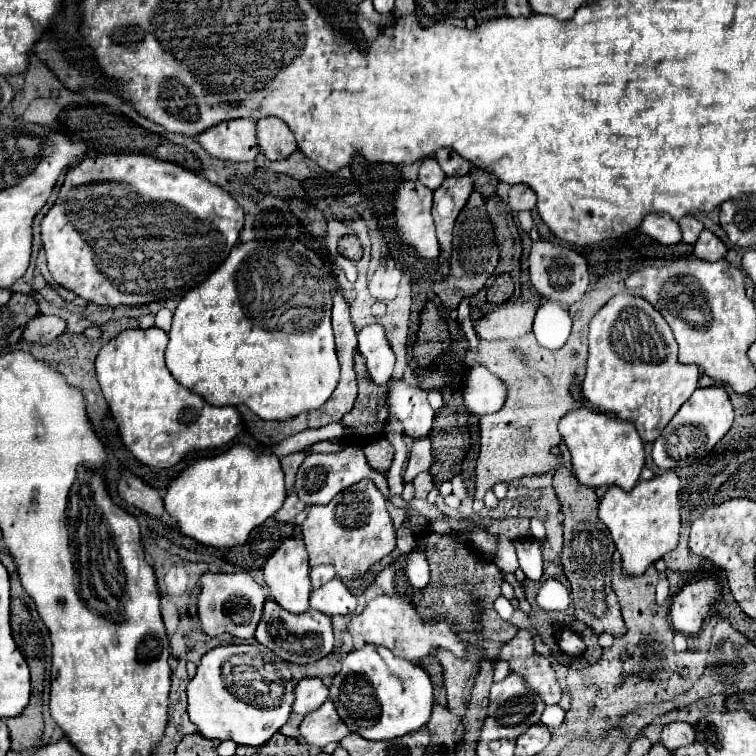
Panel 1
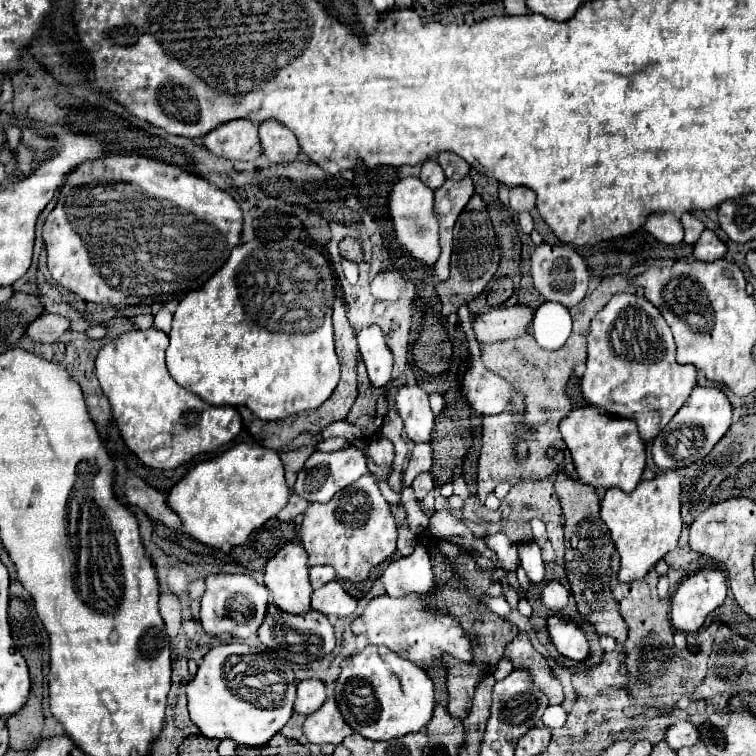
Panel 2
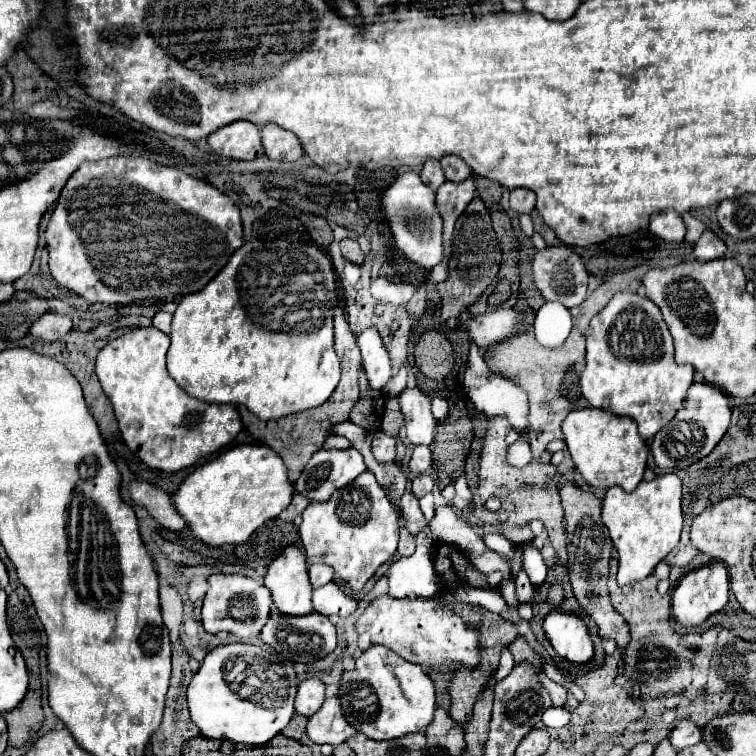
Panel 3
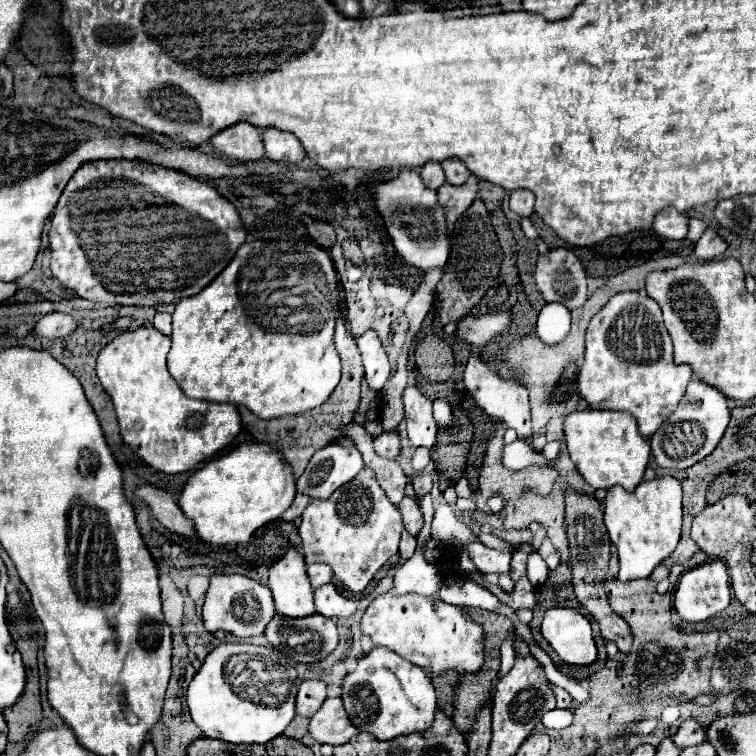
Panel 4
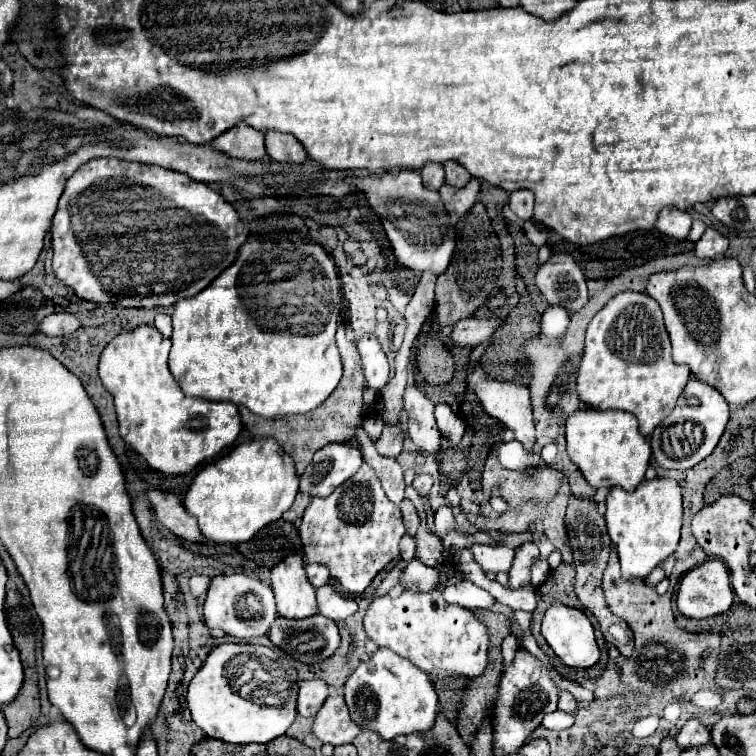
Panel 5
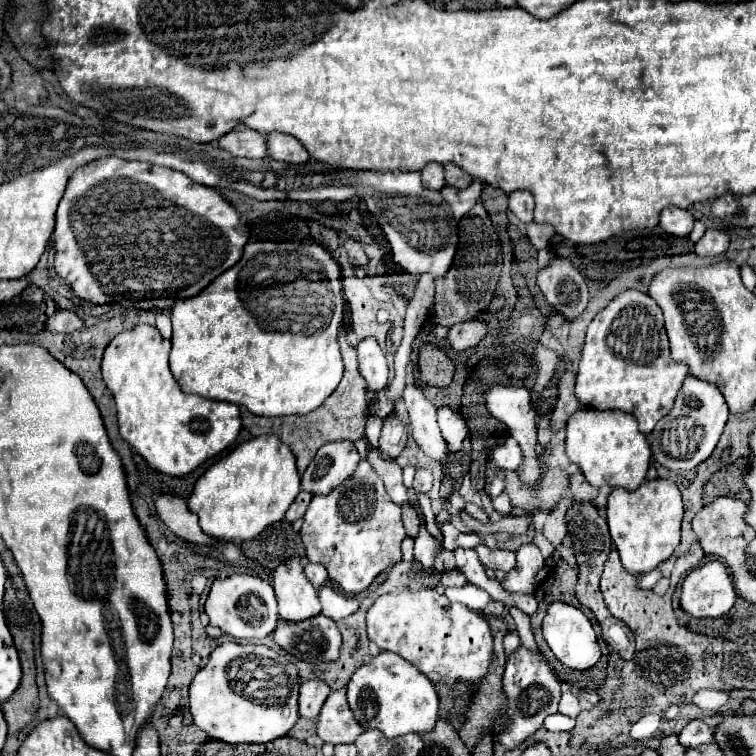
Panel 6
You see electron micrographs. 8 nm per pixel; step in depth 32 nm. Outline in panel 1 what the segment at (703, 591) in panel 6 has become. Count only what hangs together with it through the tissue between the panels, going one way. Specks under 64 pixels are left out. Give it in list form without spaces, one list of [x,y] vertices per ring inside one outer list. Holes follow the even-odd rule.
[[[714,576],[688,582],[672,598],[672,608],[670,608],[672,626],[684,636],[700,632],[702,620],[720,598],[722,598],[722,588],[718,586]]]

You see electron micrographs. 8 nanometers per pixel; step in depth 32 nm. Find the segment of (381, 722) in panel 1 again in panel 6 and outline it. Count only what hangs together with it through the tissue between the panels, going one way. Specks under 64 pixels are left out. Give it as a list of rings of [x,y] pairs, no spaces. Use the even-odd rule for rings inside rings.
[[[384,650],[352,674],[346,696],[356,722],[366,730],[380,730],[386,738],[410,732],[426,734],[434,728],[438,718],[438,694],[428,676],[418,672],[418,668],[402,656]]]

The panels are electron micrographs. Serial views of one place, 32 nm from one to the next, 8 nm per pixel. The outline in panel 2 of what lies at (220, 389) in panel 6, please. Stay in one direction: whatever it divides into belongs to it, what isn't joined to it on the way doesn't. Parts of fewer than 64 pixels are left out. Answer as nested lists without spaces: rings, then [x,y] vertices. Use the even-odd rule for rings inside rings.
[[[252,240],[252,242],[240,244],[232,250],[226,264],[210,280],[206,280],[202,288],[198,288],[196,292],[188,292],[180,300],[180,304],[174,312],[172,330],[168,334],[170,336],[170,346],[166,350],[168,372],[174,376],[174,380],[180,386],[184,386],[188,392],[200,396],[204,402],[214,404],[214,406],[244,404],[262,420],[284,420],[298,412],[318,408],[330,398],[330,394],[334,392],[334,388],[340,380],[340,364],[338,364],[338,356],[334,352],[334,334],[332,334],[332,304],[334,304],[334,272],[330,268],[328,256],[322,254],[318,248],[308,246],[306,250],[298,250],[298,248],[284,250],[284,248],[280,248],[280,242],[266,244],[262,240]]]

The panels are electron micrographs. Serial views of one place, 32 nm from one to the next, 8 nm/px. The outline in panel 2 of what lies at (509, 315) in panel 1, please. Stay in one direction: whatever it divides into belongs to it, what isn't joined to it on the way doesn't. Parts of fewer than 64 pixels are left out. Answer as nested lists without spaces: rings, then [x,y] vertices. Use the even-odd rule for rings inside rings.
[[[526,304],[494,308],[486,314],[480,314],[472,328],[478,342],[498,342],[522,336],[530,330],[534,318],[534,308]]]

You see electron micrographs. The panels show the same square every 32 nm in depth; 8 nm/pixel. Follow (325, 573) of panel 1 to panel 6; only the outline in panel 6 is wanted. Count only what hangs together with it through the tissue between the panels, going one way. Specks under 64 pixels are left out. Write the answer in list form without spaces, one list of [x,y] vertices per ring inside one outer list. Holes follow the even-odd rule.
[[[306,562],[306,564],[304,564],[304,572],[306,572],[306,578],[312,582],[314,588],[324,586],[326,580],[328,580],[328,572],[324,572],[324,568],[320,568],[320,564],[310,564],[310,562]]]

